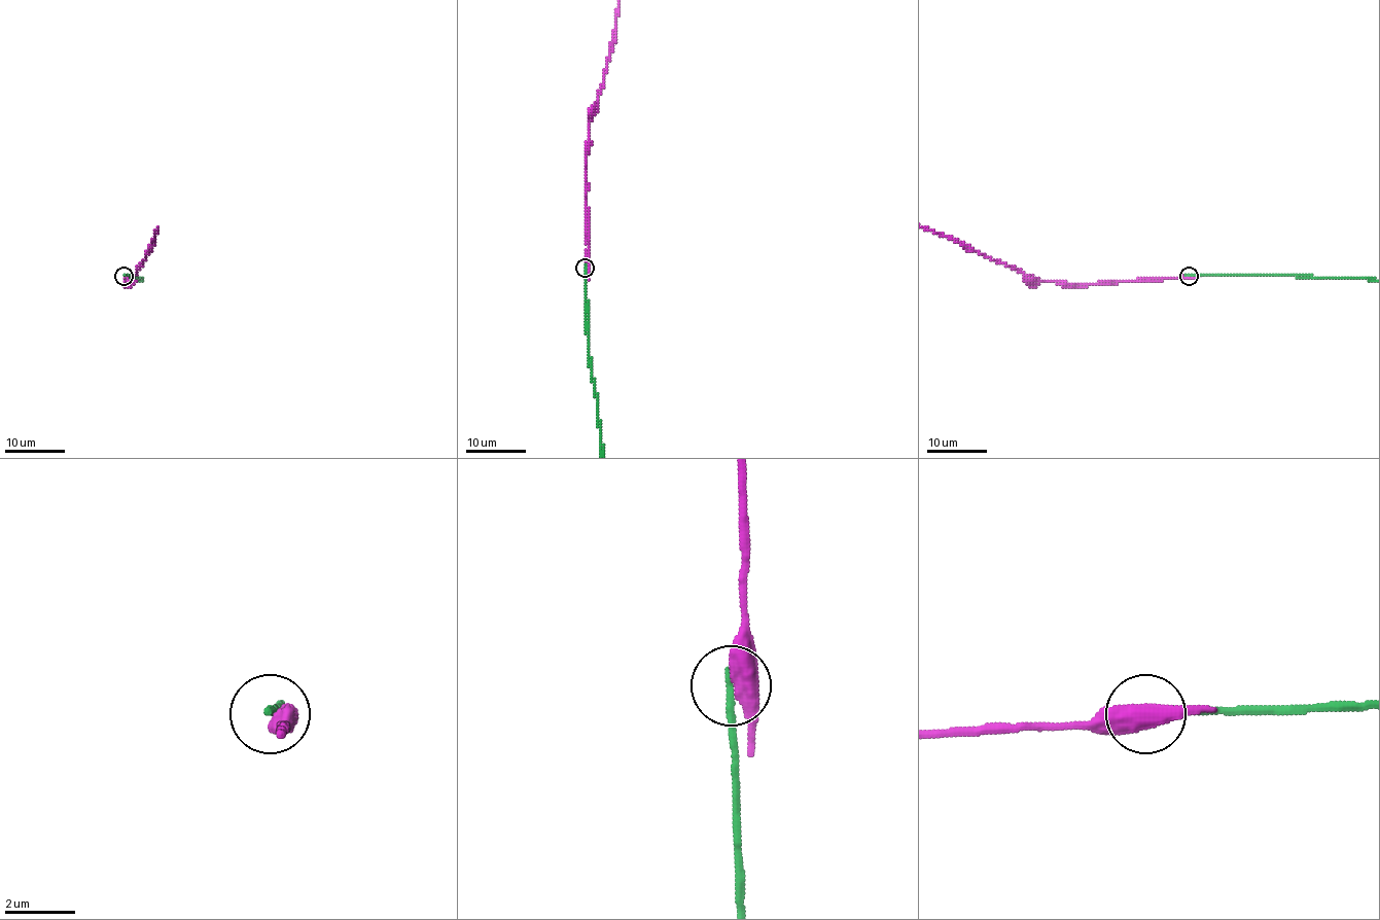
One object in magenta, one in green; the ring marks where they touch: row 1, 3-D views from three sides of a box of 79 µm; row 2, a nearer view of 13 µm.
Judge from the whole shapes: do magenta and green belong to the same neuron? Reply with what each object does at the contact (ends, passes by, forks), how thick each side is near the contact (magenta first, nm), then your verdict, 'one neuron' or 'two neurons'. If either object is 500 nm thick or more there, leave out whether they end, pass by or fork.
500 nm thick on the magenta side, 240 nm on the other; two neurons

